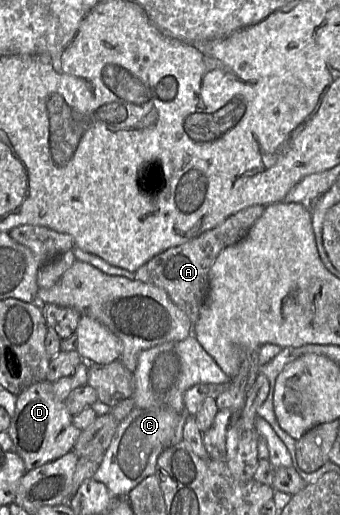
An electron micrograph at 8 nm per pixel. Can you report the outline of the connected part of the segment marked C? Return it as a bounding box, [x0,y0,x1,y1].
[92,334,231,498]

